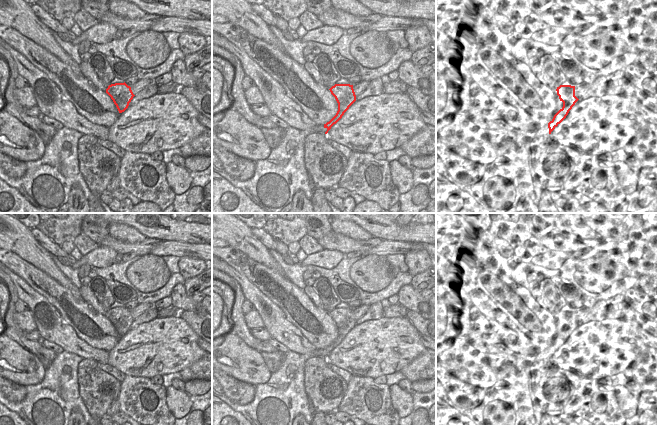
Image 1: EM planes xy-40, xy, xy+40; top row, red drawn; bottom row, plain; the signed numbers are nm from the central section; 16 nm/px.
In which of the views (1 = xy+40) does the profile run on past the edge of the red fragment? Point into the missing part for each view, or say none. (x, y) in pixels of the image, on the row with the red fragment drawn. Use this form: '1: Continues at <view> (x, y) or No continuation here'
1: Continues at xy+40 (544, 130).

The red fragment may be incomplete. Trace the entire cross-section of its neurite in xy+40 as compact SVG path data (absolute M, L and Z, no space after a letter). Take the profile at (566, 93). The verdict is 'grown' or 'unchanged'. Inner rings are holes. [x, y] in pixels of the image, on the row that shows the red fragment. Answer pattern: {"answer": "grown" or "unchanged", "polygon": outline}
{"answer": "grown", "polygon": "M560 85L556 89L560 101L563 102L563 107L554 115L553 119L545 126L539 128L535 132L534 137L549 135L551 132L566 118L569 111L579 100L576 96L575 86Z"}

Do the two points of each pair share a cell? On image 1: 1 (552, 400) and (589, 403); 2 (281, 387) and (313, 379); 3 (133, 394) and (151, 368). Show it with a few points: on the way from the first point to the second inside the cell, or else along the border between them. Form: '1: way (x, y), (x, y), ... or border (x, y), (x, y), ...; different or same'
1: border (575, 389), (562, 409); different
2: border (306, 359), (304, 364), (304, 391), (309, 400); different
3: border (126, 374), (149, 378); different

